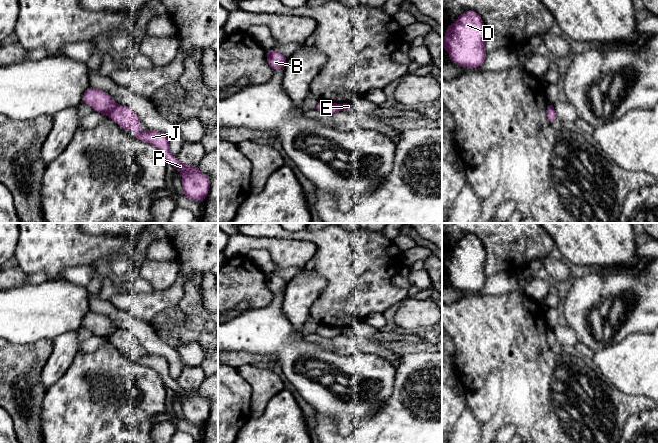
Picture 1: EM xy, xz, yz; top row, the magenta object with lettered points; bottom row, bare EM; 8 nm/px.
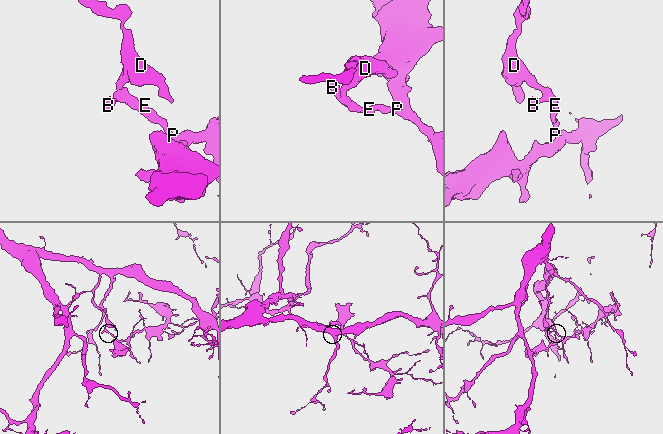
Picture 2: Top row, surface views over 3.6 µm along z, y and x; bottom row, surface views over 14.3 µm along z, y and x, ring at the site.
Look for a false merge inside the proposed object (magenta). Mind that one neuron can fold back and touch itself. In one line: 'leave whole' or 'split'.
split

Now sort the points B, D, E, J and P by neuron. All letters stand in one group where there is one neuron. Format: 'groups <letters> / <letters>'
groups B D / E J P

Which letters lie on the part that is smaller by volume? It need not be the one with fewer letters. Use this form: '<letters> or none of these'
E, J, P

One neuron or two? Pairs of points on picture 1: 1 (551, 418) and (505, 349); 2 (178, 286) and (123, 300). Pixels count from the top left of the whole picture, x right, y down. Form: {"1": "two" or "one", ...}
{"1": "one", "2": "one"}

